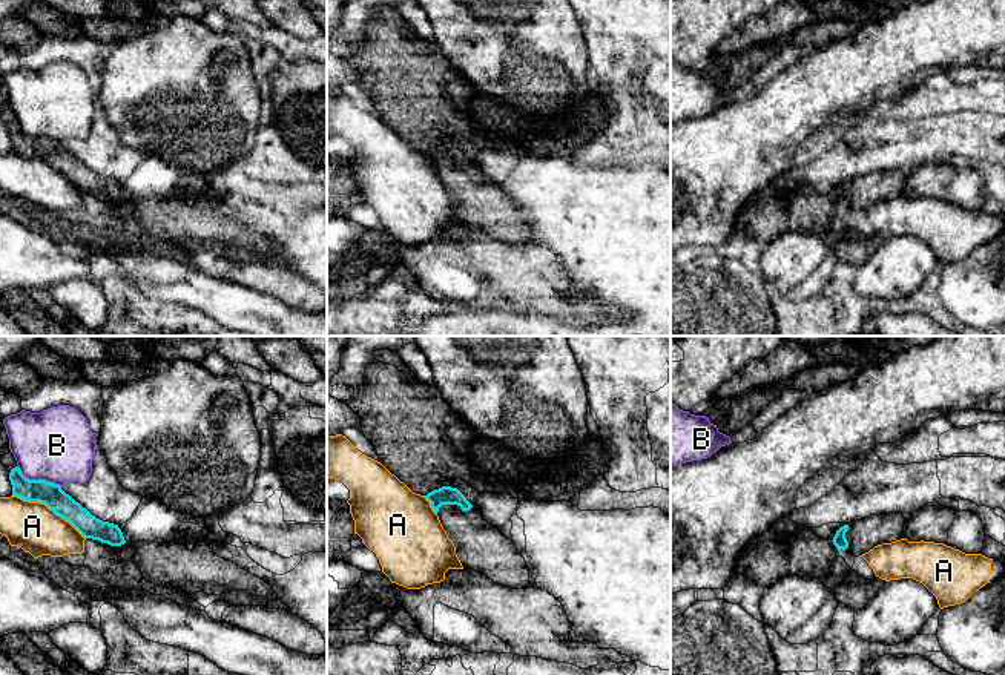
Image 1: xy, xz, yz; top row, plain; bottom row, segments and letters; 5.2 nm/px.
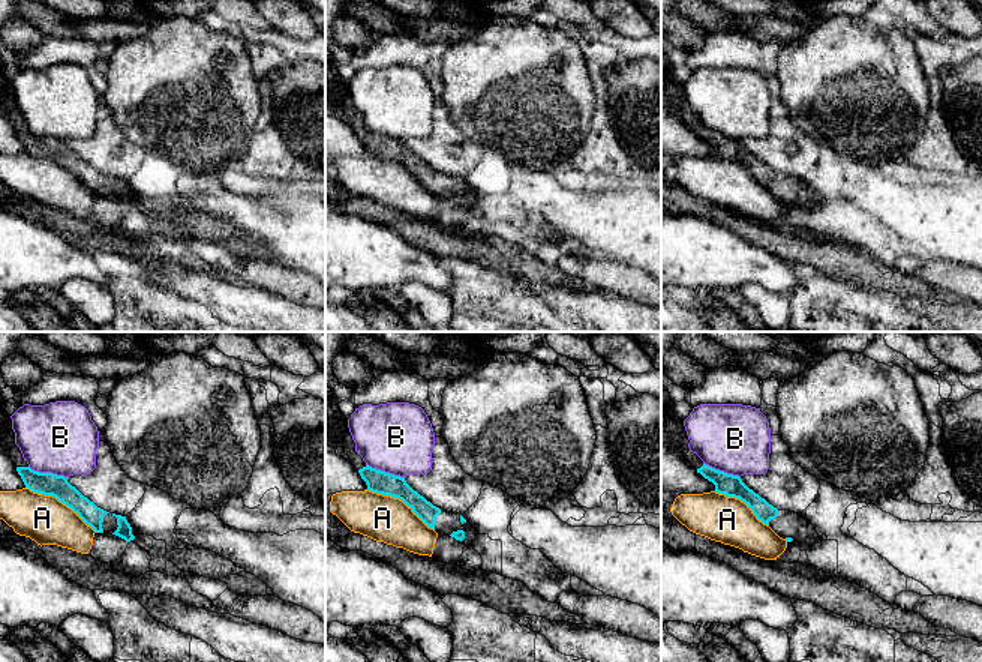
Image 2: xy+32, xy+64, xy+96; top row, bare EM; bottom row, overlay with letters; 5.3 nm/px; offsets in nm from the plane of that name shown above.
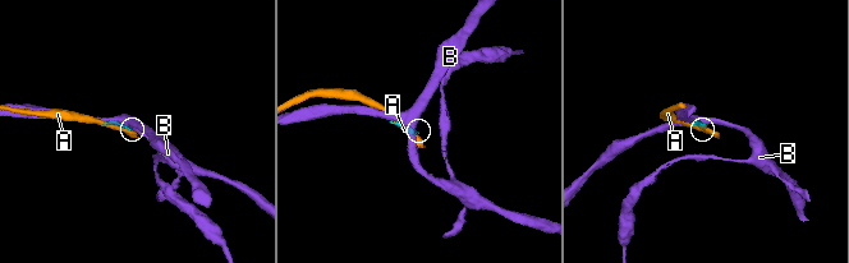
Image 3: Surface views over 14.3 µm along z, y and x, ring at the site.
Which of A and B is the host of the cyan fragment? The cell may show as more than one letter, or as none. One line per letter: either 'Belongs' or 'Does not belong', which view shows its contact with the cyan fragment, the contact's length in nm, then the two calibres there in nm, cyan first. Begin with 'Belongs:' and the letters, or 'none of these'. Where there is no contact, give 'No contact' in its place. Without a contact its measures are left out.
Belongs: none of these
A: Does not belong. Touches cyan in xy. Shared border 440 nm. Thickness 120 nm (cyan) against 260 nm
B: Does not belong. Touches cyan in xy. Shared border 260 nm. Thickness 120 nm (cyan) against 380 nm

